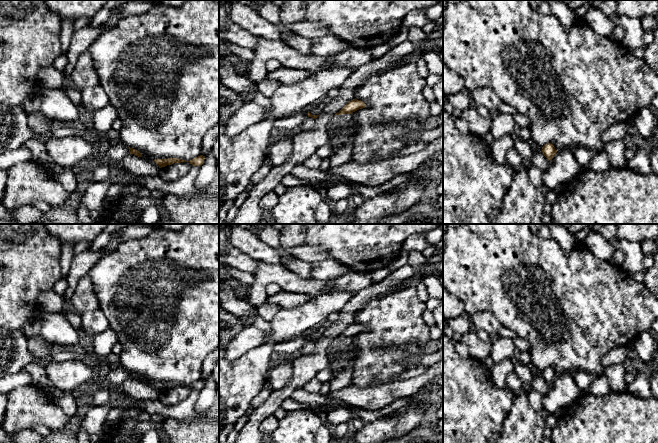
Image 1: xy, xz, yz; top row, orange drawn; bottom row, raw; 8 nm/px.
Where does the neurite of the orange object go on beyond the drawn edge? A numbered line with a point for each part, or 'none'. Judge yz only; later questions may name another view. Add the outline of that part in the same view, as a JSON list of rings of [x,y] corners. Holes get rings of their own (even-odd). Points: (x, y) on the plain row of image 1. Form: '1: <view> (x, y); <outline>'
none

